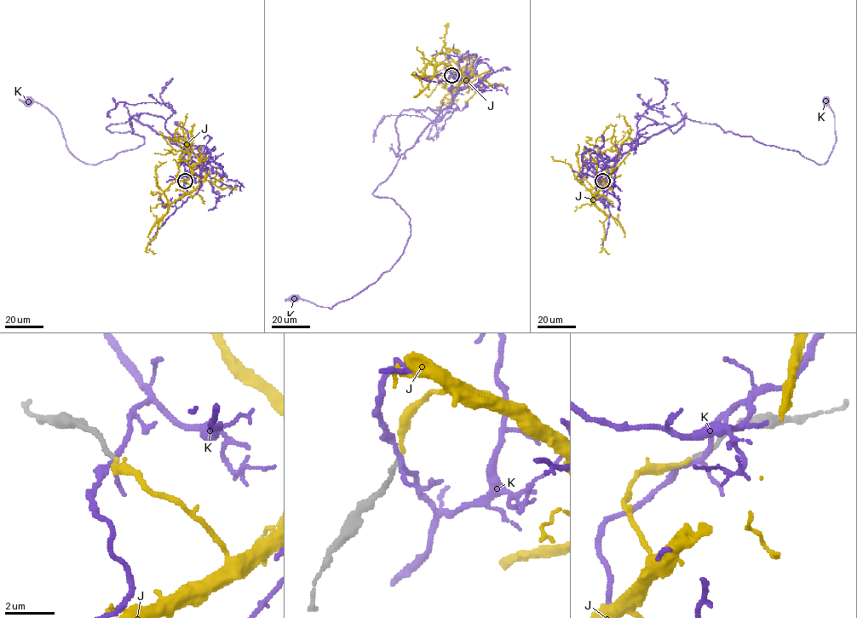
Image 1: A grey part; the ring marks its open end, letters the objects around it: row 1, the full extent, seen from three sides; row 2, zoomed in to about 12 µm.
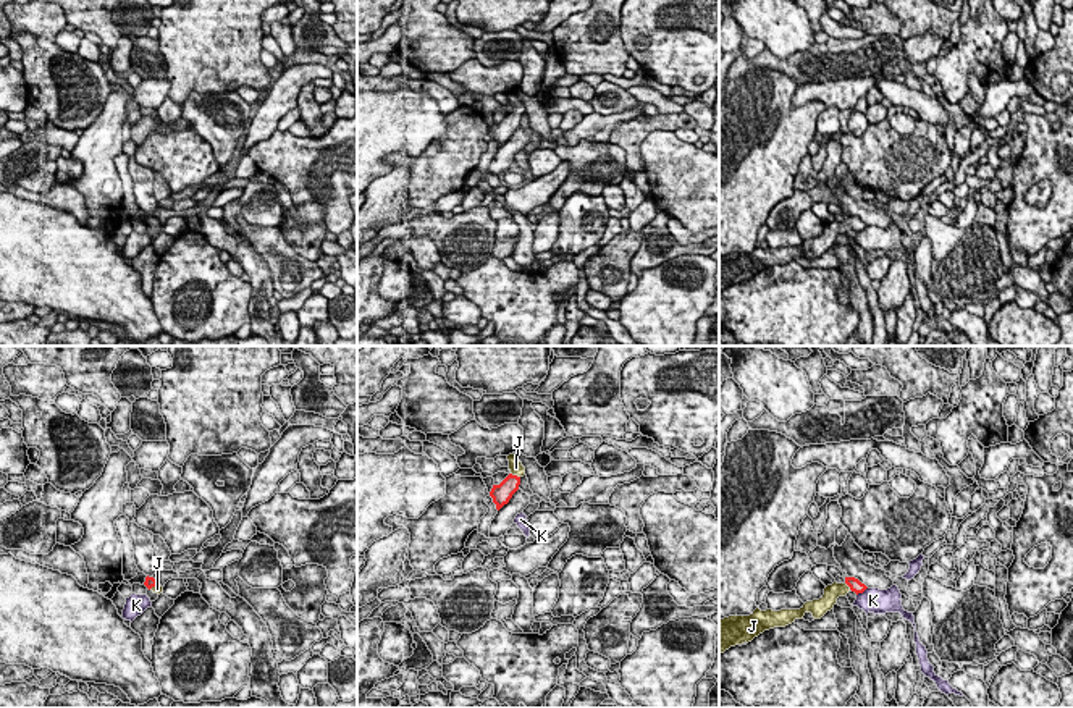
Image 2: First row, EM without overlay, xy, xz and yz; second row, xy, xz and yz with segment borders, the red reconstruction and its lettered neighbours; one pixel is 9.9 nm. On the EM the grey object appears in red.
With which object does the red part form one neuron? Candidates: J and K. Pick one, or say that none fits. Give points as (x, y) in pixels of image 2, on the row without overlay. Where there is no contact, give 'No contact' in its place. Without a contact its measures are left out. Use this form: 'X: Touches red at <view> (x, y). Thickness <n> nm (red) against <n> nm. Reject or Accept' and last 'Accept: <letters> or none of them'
J: Touches red at xz (516, 113). Thickness 200 nm (red) against 140 nm. Accept
K: Touches red at yz (862, 230). Thickness 130 nm (red) against 260 nm. Reject
Accept: J

